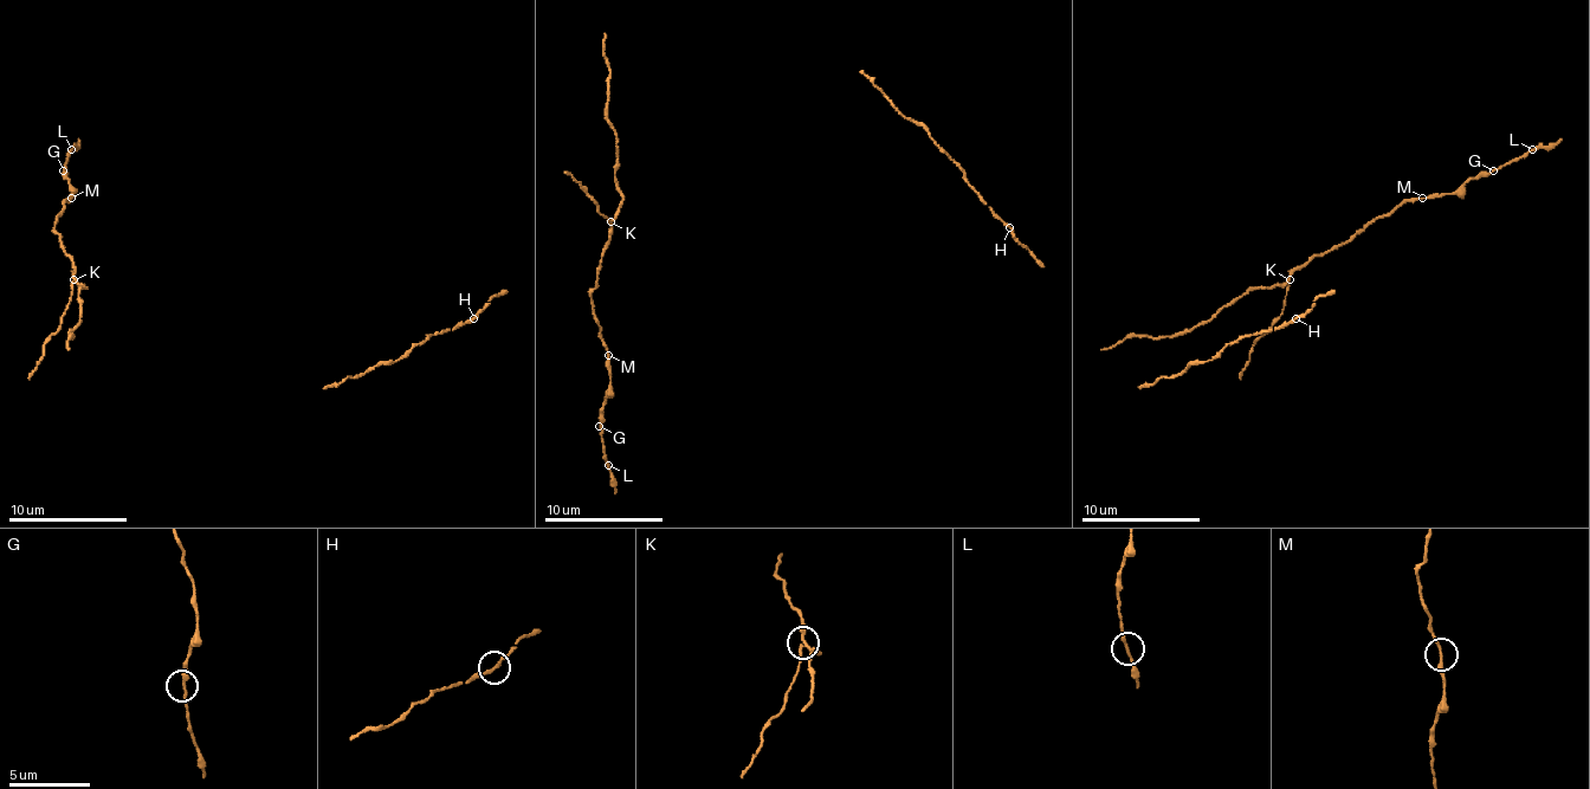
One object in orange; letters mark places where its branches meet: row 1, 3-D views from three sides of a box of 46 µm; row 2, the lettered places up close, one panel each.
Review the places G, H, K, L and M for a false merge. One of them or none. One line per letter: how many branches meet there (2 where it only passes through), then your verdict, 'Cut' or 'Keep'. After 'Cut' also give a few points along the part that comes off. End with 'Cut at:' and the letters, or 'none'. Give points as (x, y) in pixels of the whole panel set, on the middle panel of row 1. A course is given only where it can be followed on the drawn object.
G: Branches: 2. Keep
H: Branches: 2. Keep
K: Branches: 3. Cut. Course of the part to remove: (611, 221), (563, 170)
L: Branches: 2. Keep
M: Branches: 2. Keep
Cut at: K

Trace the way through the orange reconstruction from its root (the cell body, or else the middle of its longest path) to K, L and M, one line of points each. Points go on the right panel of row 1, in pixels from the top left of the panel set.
K: (1137, 337), (1176, 337), (1208, 322), (1251, 289), (1271, 289), (1288, 280)
L: (1137, 337), (1190, 331), (1251, 289), (1280, 286), (1408, 200), (1455, 194), (1469, 180), (1532, 149)
M: (1137, 337), (1176, 337), (1190, 331), (1251, 289), (1280, 286), (1316, 257), (1345, 245), (1408, 200), (1422, 198)

